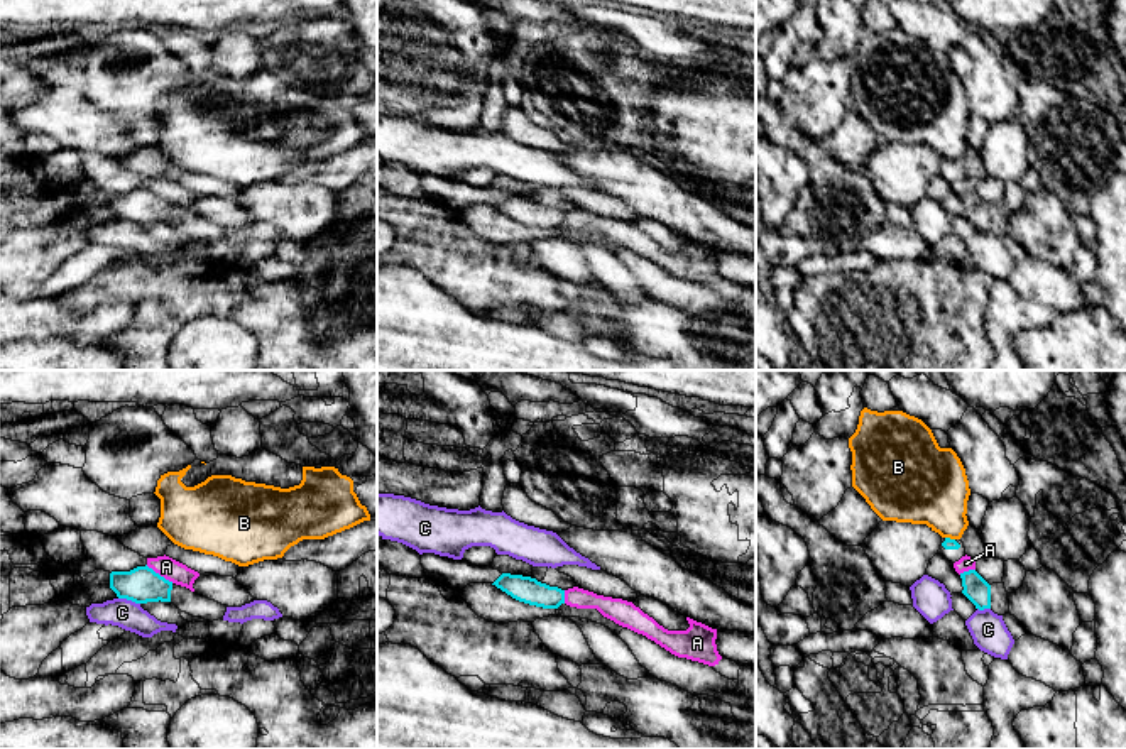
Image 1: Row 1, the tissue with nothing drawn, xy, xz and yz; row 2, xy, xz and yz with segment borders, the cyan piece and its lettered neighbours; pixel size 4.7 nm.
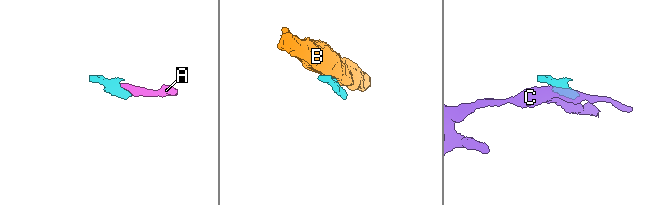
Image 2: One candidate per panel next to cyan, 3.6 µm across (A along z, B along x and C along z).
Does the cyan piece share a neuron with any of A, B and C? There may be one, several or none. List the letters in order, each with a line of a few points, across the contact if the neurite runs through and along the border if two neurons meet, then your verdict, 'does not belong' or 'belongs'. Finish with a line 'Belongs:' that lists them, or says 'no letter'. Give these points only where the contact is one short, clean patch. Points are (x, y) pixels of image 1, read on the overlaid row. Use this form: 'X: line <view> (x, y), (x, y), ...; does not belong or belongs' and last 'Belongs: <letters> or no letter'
A: line xy (141, 585), (158, 574), (166, 567); belongs
B: line yz (945, 536), (954, 540); does not belong
C: line xy (119, 597), (139, 604); does not belong
Belongs: A

